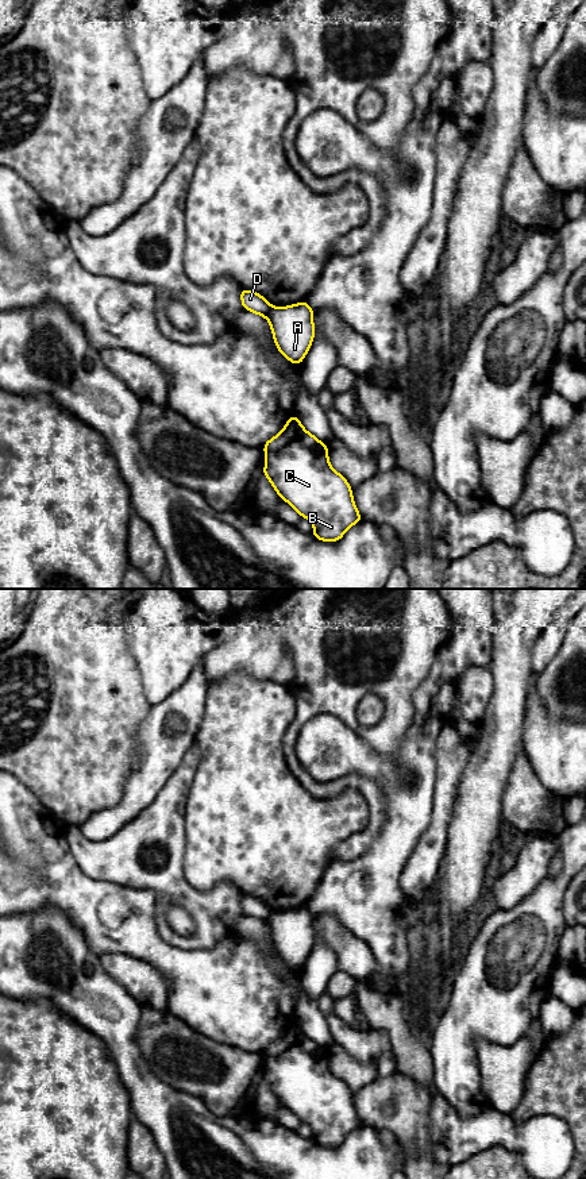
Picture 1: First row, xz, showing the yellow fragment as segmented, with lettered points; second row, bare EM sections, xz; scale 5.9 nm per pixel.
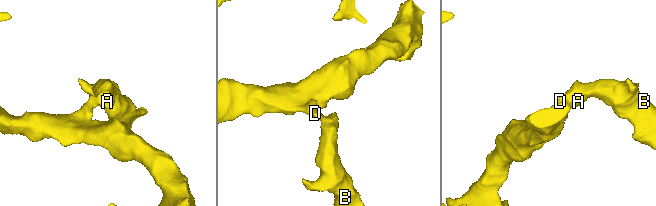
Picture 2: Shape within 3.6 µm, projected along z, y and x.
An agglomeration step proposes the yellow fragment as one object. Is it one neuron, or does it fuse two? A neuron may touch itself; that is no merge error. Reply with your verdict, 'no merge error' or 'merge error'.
merge error

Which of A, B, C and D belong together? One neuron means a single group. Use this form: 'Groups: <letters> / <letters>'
Groups: A B C / D

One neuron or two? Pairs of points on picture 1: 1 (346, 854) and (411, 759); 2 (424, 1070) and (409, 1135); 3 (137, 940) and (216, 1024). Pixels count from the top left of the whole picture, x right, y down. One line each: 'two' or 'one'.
1: two
2: two
3: one

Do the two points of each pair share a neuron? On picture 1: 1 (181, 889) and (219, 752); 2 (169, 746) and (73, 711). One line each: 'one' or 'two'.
1: two
2: two

